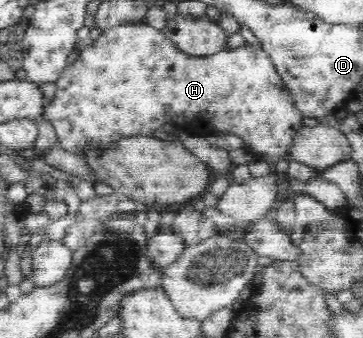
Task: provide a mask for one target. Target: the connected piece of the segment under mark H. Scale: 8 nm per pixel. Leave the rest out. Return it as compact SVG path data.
M142 19L123 22L123 24L114 26L109 30L102 31L99 38L82 44L78 58L72 64L67 65L67 68L65 68L63 74L59 77L59 80L56 80L56 95L52 103L46 108L43 117L54 126L60 145L65 150L79 155L79 157L83 159L85 159L89 151L93 149L109 149L119 140L134 138L135 136L153 135L158 128L161 128L161 125L169 124L170 122L179 130L185 128L187 132L189 132L189 126L195 128L195 134L199 137L221 133L236 135L243 139L247 150L252 151L256 157L272 160L277 157L287 157L294 145L295 138L297 138L299 132L303 130L303 118L305 116L297 110L291 92L289 92L289 89L285 86L279 73L277 73L270 56L260 45L246 44L237 48L227 47L223 50L219 50L219 52L195 56L194 54L187 54L179 50L179 47L163 30L153 28L153 26L146 23L145 19Z

